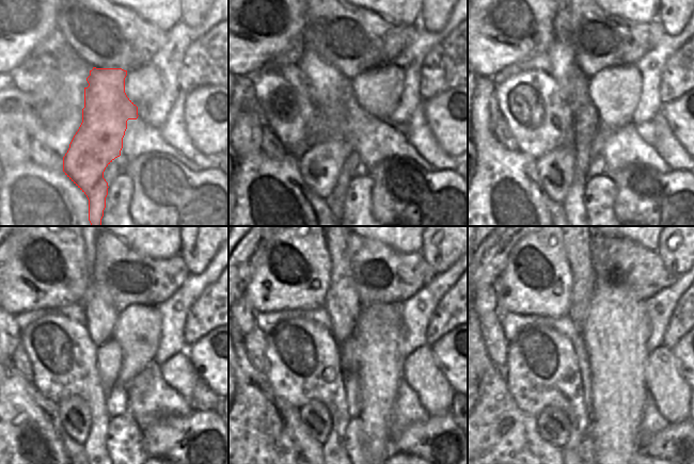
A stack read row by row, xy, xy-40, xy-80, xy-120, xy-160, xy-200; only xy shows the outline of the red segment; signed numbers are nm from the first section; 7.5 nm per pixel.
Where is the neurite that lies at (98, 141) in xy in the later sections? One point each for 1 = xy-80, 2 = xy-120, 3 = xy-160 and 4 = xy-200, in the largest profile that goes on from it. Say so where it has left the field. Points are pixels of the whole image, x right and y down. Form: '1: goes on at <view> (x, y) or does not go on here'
1: goes on at xy-80 (556, 169)
2: goes on at xy-120 (75, 414)
3: goes on at xy-160 (314, 416)
4: goes on at xy-200 (552, 424)

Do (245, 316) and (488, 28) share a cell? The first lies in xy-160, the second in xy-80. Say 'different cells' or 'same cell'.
different cells

